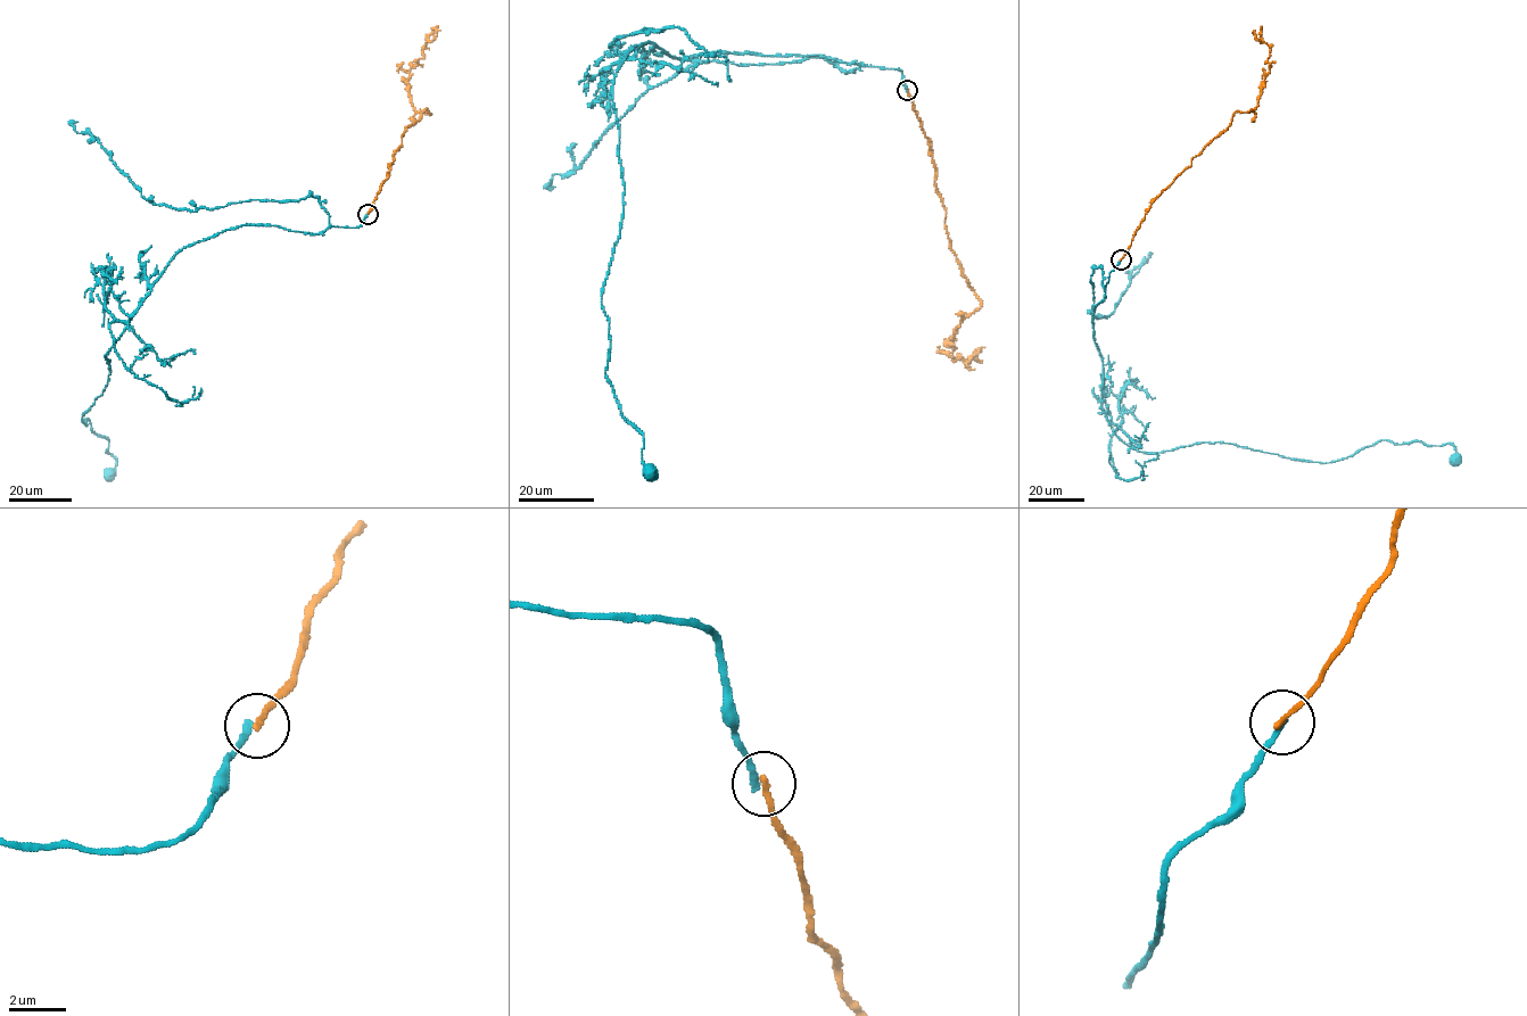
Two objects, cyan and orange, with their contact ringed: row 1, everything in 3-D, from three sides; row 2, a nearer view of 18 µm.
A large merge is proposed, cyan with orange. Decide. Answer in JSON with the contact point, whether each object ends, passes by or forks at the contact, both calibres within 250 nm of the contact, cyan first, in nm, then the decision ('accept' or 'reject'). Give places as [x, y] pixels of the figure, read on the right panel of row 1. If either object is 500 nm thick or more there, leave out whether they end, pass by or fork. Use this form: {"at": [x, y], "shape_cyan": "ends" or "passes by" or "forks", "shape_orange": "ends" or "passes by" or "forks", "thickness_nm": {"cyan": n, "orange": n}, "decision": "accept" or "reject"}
{"at": [1121, 259], "shape_cyan": "ends", "shape_orange": "ends", "thickness_nm": {"cyan": 220, "orange": 200}, "decision": "reject"}

